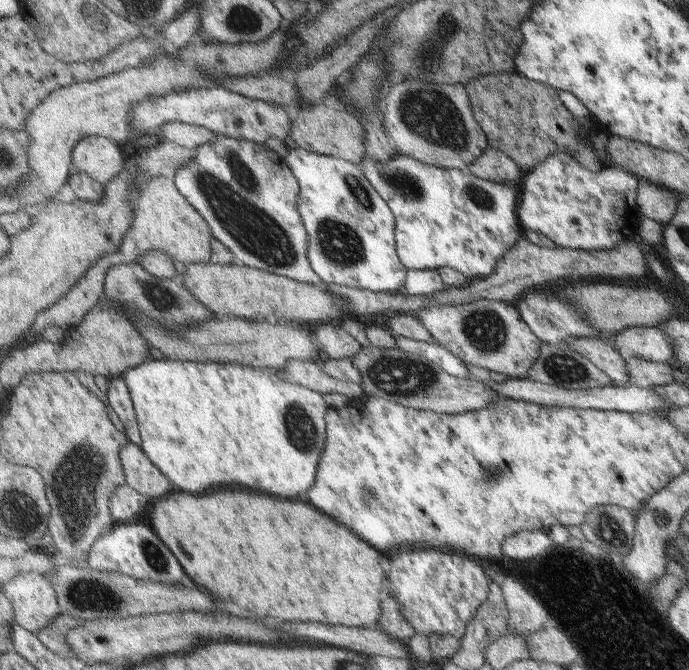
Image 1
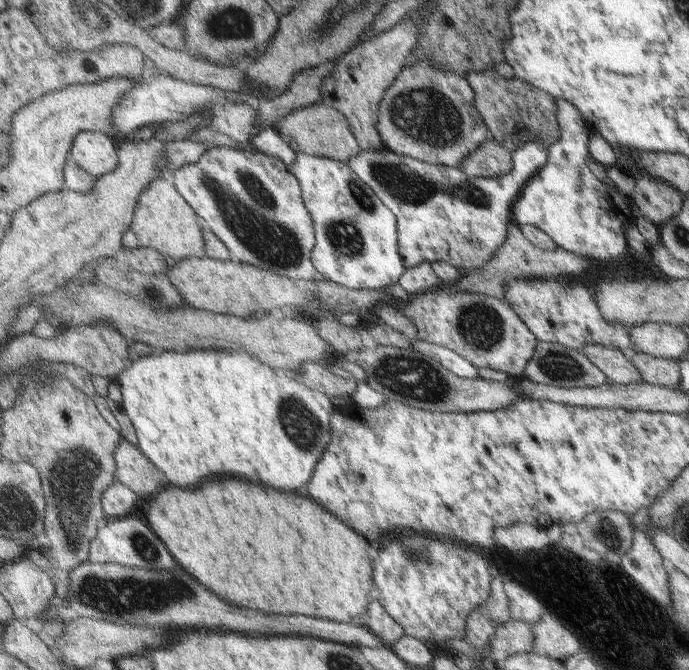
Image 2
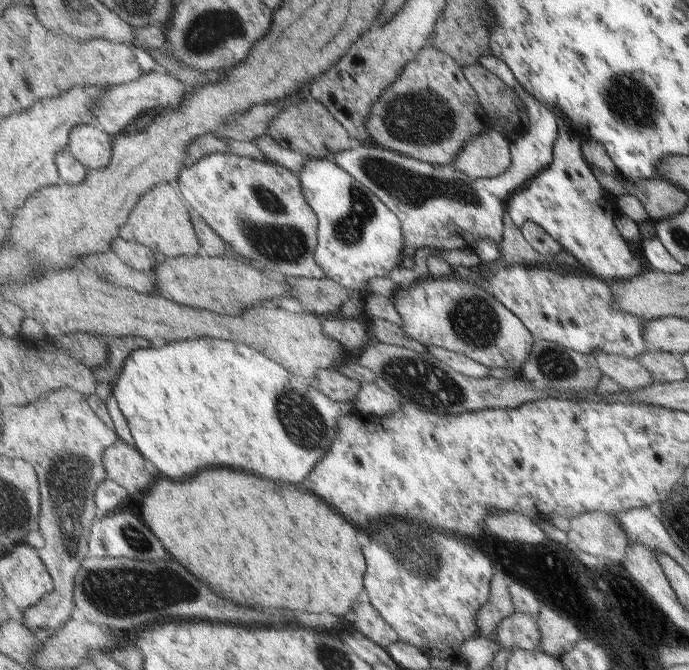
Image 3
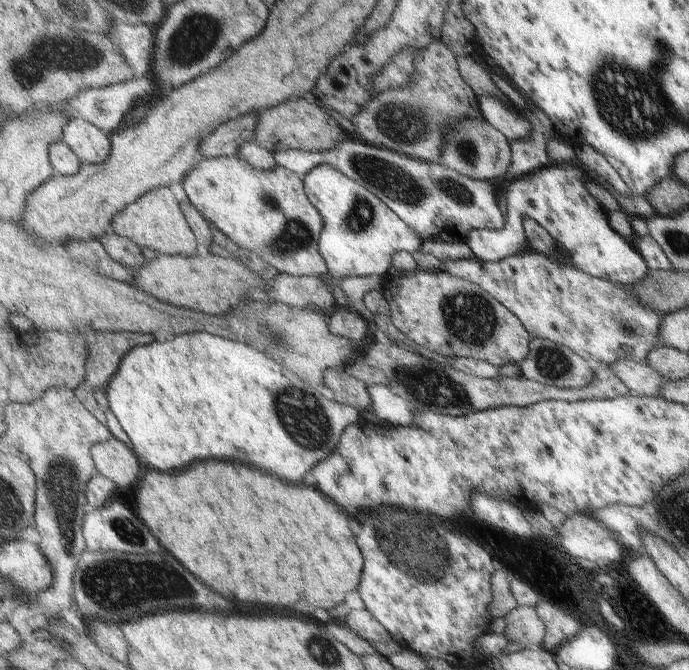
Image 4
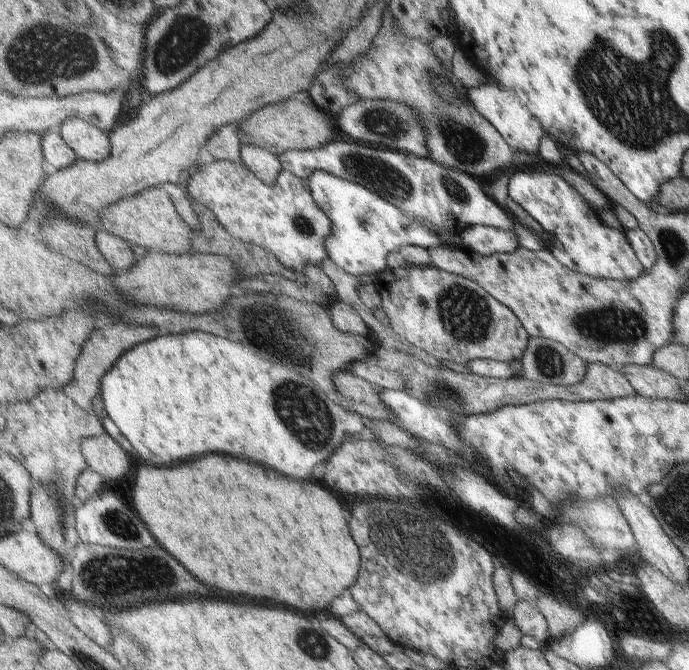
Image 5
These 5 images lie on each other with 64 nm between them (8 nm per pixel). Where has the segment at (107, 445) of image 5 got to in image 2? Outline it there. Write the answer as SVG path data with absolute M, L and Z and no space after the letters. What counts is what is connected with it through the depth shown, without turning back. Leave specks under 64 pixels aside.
M123 440L115 448L115 482L121 482L141 498L153 492L159 494L159 488L169 480L155 464L149 462L141 448Z

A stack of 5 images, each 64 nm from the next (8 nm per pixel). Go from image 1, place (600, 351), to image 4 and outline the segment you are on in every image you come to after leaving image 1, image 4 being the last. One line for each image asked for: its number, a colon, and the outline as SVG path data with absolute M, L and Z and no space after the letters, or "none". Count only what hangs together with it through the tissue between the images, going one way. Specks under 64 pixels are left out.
2: M587 346L583 350L583 356L603 372L607 380L611 380L615 386L629 386L629 384L643 384L639 370L633 366L629 356L617 352L617 350L607 350L603 346Z
3: M595 354L595 360L603 376L609 376L631 394L641 392L655 382L651 372L637 360L629 360L625 356L609 356L609 354Z
4: M623 360L623 362L611 364L609 368L619 378L619 382L623 382L631 390L631 394L641 396L641 398L661 396L661 390L667 382L657 370L653 370L645 362L639 364L639 362L633 362L633 360Z

